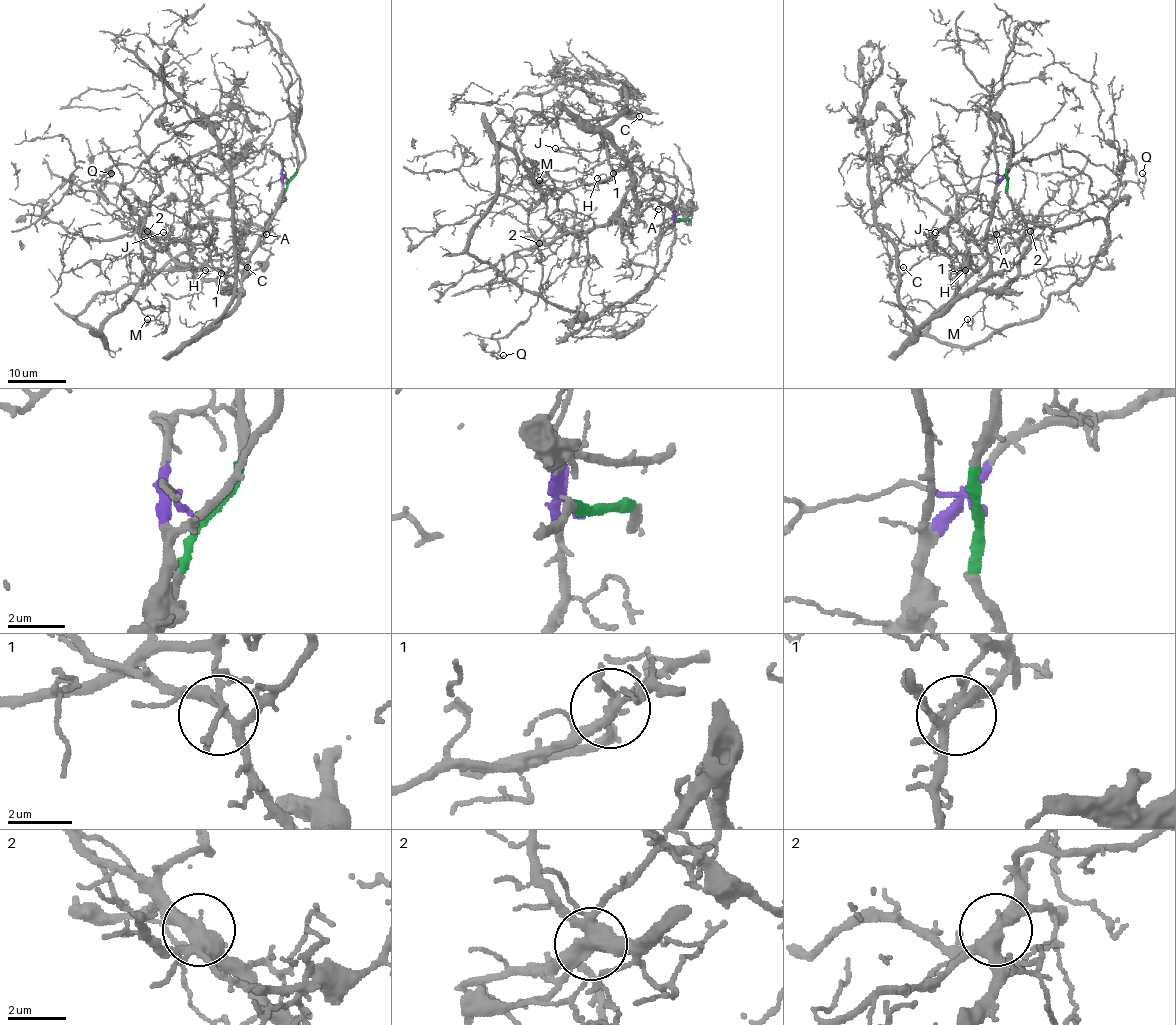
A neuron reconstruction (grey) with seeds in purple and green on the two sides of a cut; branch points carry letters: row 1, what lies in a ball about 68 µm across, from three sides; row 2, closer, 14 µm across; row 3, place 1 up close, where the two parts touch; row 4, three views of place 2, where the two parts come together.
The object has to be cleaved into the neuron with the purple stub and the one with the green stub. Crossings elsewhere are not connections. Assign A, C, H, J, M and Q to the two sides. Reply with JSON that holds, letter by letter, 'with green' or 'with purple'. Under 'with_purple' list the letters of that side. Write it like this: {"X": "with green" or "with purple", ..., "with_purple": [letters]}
{"A": "with purple", "C": "with purple", "H": "with purple", "J": "with purple", "M": "with purple", "Q": "with purple", "with_purple": ["A", "C", "H", "J", "M", "Q"]}

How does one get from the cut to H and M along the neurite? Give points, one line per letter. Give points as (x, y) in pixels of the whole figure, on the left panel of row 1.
H: (287, 179), (283, 177), (278, 210), (250, 256), (242, 278), (242, 290), (234, 293), (218, 270), (205, 270)
M: (287, 179), (240, 287), (203, 281), (192, 295), (165, 295), (170, 308), (146, 325), (148, 319)

